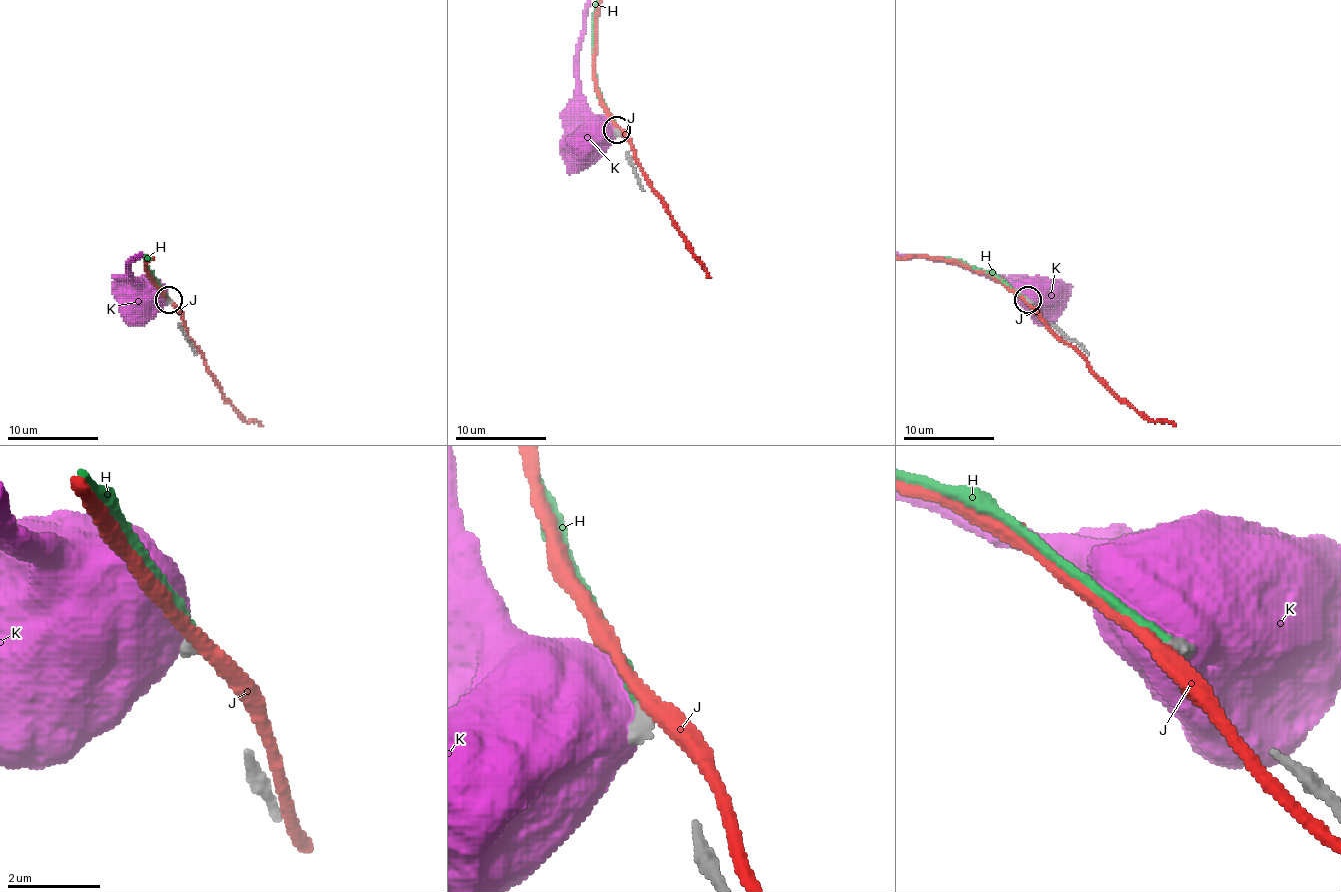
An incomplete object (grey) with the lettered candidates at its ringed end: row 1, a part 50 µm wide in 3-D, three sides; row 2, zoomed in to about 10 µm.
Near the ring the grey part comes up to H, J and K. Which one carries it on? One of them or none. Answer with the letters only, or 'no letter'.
H

